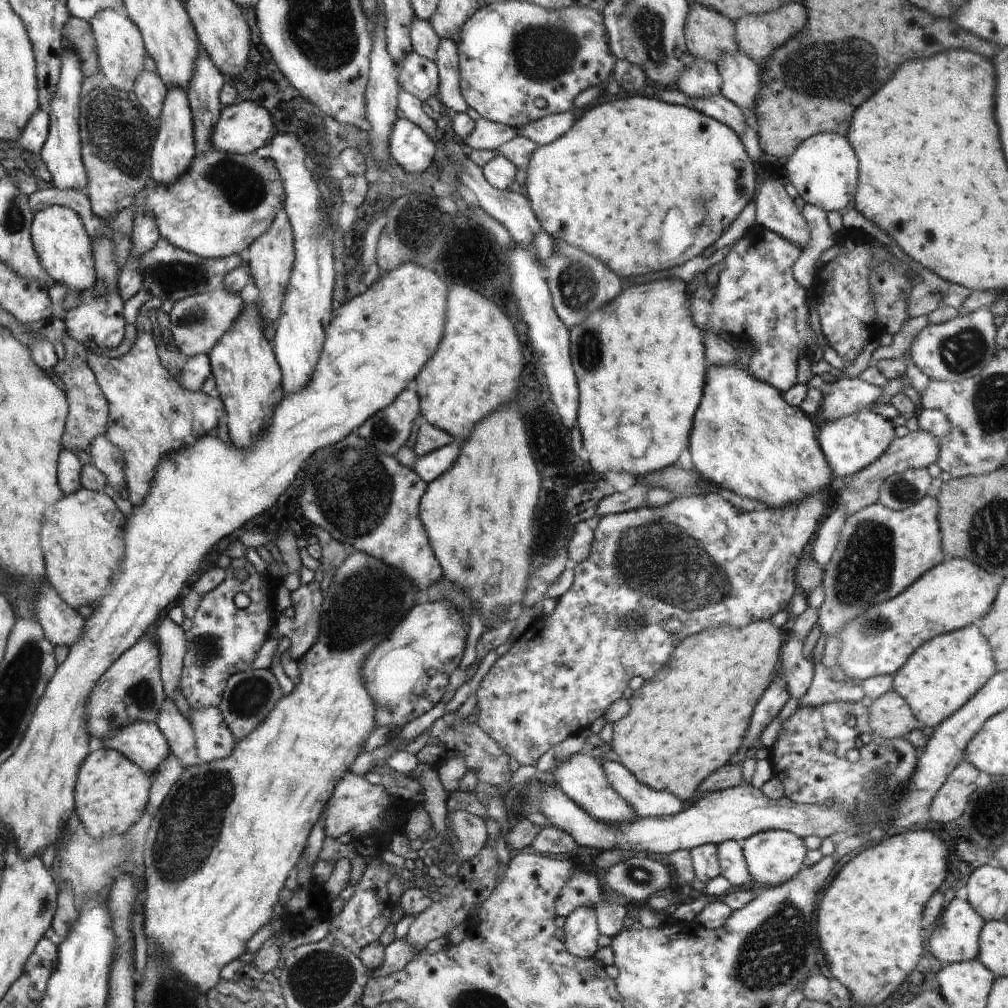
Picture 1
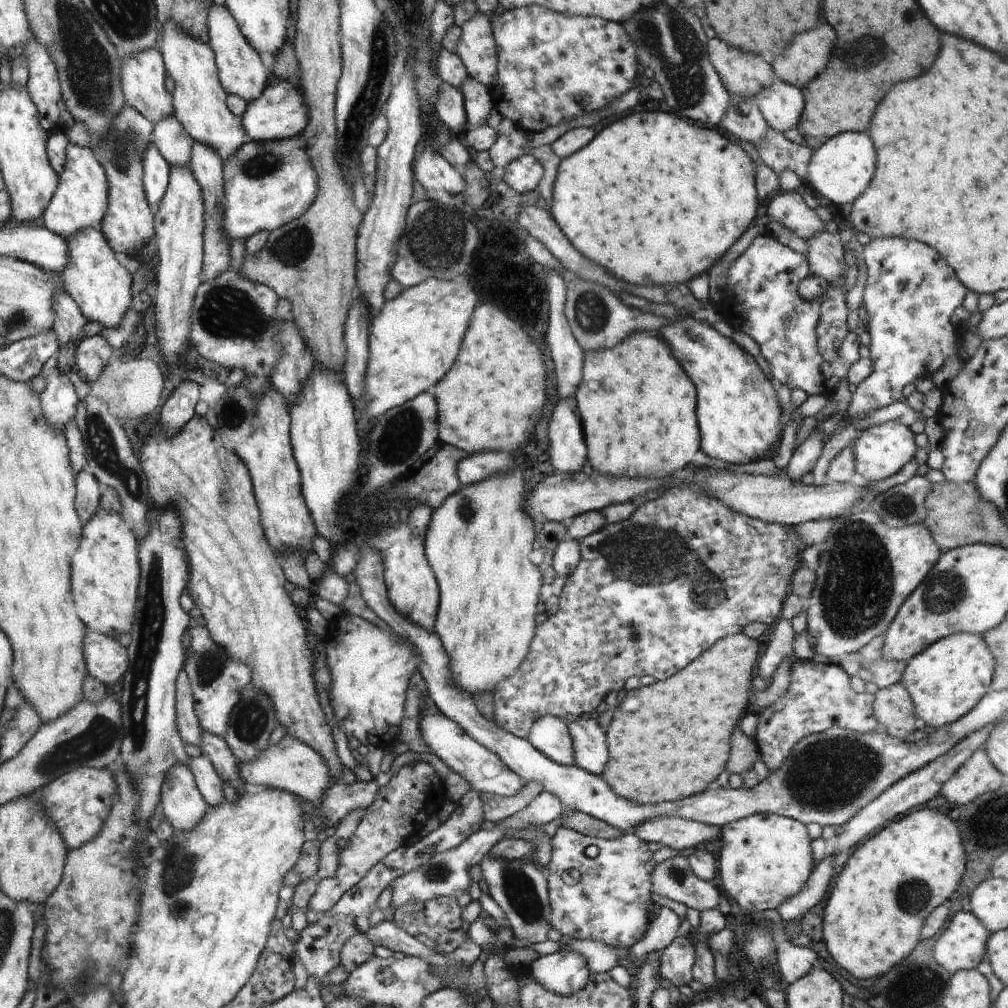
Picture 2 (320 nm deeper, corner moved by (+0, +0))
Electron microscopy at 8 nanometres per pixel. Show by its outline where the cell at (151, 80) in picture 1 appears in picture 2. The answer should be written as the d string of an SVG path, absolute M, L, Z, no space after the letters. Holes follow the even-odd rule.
M174 116L156 124L151 138L169 167L189 167L194 141Z

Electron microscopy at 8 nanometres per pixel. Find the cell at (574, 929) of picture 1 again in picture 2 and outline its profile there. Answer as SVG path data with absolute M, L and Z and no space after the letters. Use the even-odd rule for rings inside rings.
M561 950L532 962L529 970L546 990L558 996L570 996L588 984L590 972L582 954Z

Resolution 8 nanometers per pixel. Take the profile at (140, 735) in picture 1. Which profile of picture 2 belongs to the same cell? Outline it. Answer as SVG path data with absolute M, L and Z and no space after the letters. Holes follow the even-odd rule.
M184 764L172 766L160 790L160 801L167 822L182 832L192 830L210 810L190 768Z

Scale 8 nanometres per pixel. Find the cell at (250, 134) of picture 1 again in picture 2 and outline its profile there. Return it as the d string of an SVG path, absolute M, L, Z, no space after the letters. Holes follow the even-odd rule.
M298 78L293 80L278 80L272 84L268 84L264 94L255 102L247 104L245 114L242 116L242 124L251 141L265 142L299 137L307 129L309 124L309 108L305 103L305 98L300 88Z

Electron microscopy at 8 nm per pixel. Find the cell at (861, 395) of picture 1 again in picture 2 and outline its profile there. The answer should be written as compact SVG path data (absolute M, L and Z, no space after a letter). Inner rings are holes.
M813 430L806 441L795 448L783 475L791 481L801 482L802 476L814 468L816 461L820 458L823 446L823 439Z

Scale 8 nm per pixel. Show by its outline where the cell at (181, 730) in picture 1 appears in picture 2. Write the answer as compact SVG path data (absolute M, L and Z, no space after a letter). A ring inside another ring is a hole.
M203 755L191 758L190 771L195 778L196 786L200 794L209 804L210 808L220 806L220 802L225 802L223 794L222 780L216 773L214 766Z

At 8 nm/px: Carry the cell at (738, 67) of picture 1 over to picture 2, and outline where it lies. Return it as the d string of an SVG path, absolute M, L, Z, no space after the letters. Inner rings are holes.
M775 77L772 86L760 90L754 99L769 127L780 133L798 127L804 110L804 96L796 86Z

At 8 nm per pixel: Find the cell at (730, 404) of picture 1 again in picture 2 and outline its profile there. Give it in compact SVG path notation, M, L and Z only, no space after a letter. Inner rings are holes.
M691 315L672 319L658 334L696 387L701 456L708 455L730 464L746 464L766 458L774 445L779 446L784 429L784 423L780 422L784 419L781 406L771 380L754 357L731 338Z

